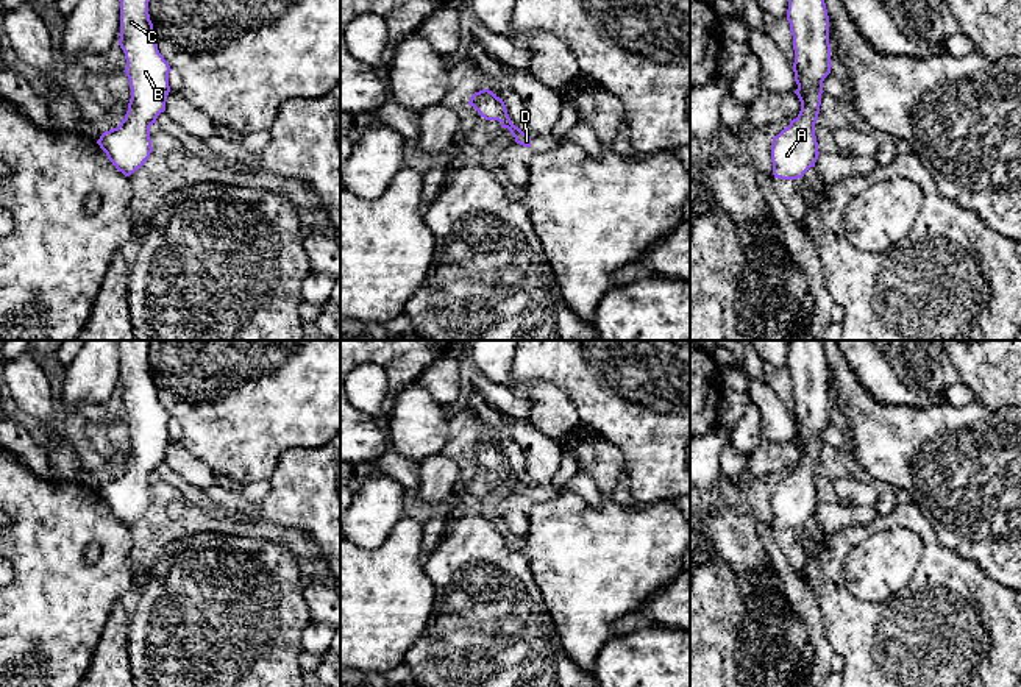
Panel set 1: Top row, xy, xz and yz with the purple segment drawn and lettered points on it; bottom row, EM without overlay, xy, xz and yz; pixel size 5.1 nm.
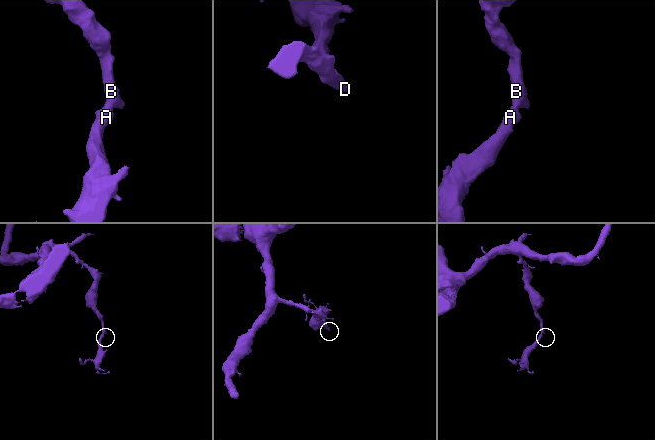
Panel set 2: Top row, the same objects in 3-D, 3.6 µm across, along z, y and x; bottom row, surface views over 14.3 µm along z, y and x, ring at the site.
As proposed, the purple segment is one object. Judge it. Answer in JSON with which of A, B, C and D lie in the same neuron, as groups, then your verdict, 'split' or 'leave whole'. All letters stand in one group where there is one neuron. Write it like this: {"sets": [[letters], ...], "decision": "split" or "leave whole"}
{"sets": [["A", "B", "C", "D"]], "decision": "leave whole"}

